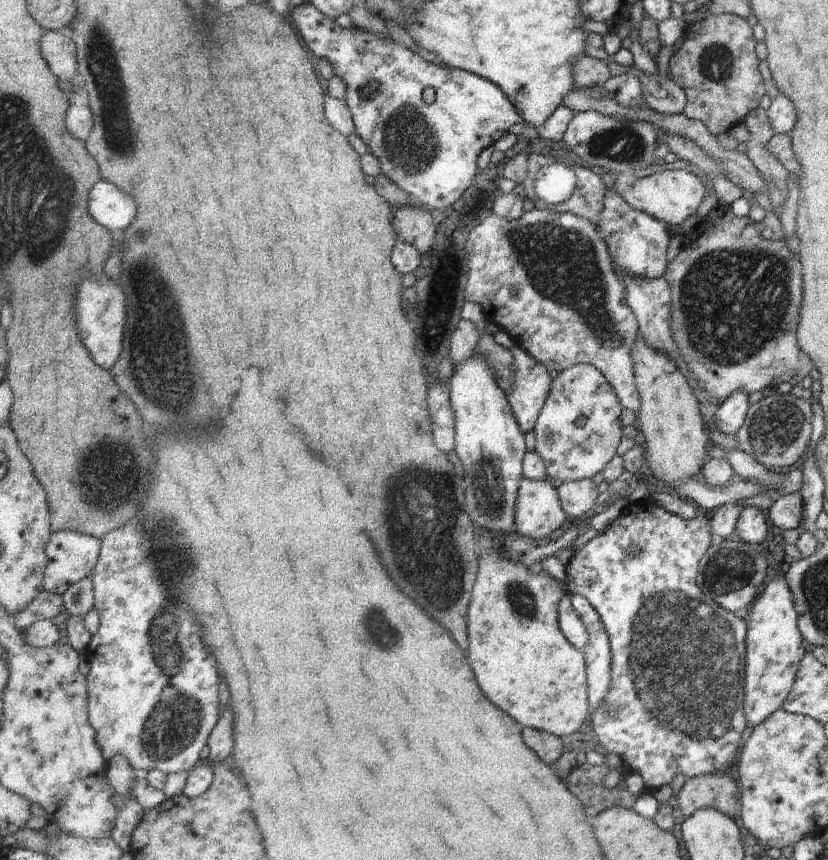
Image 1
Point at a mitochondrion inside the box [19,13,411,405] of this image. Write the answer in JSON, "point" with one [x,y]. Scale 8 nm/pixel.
{"point":[100,55]}

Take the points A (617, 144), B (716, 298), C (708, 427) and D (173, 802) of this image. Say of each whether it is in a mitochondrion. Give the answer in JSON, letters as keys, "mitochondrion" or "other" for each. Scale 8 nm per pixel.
{"A":"mitochondrion","B":"mitochondrion","C":"other","D":"other"}

